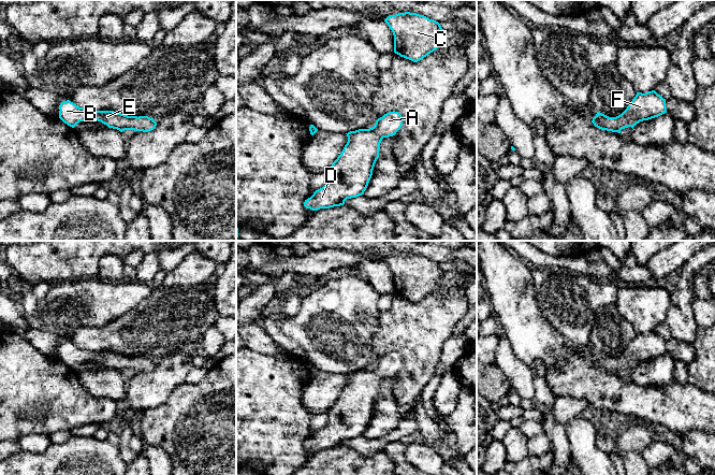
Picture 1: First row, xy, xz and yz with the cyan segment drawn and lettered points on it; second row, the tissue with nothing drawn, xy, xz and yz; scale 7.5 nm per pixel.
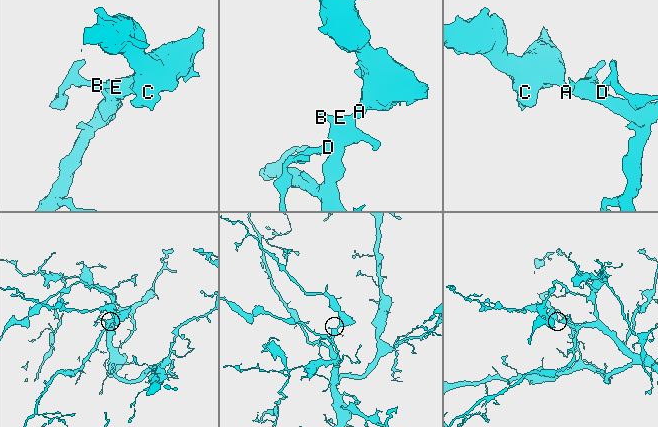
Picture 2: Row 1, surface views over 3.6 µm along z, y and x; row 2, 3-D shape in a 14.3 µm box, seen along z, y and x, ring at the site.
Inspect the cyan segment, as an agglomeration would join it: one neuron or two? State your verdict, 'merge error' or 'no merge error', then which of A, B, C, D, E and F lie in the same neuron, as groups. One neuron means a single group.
no merge error; A B C D E F

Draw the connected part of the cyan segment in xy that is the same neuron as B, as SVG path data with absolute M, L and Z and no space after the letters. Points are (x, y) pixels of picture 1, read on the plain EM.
M70 341L59 346L59 359L68 366L74 369L79 362L89 360L101 362L108 369L148 373L156 369L157 363L148 357L128 357L114 351L92 351L79 348Z

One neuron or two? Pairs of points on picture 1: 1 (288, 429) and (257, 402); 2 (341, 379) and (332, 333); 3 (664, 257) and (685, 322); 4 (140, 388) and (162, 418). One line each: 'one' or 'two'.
1: one
2: two
3: two
4: two

